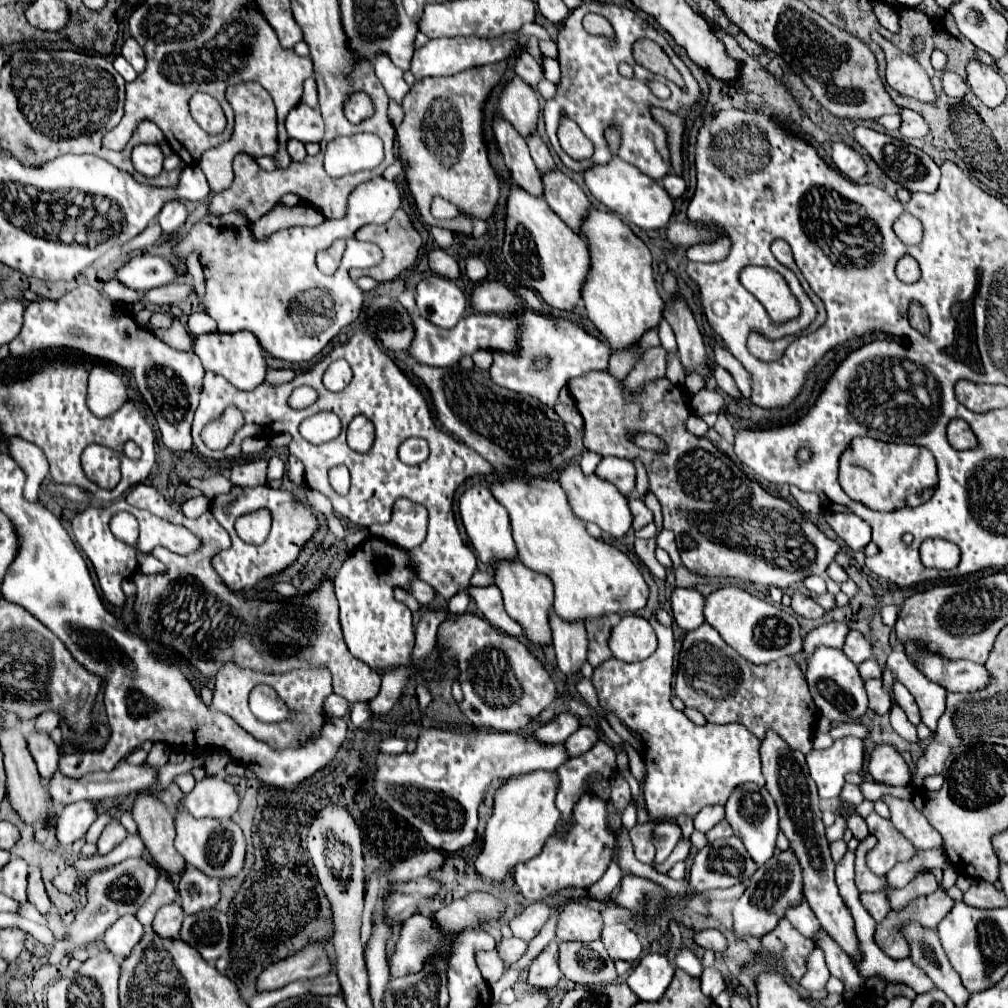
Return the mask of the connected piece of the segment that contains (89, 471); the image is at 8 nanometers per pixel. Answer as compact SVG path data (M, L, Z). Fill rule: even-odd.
M89 444L81 456L83 470L89 480L101 488L115 488L119 482L119 454L101 444Z

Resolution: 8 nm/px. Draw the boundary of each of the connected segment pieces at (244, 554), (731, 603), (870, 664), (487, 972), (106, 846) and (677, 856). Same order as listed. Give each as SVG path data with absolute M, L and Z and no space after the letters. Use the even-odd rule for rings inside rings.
M265 484L255 486L255 488L233 486L227 494L221 494L211 502L211 512L219 520L219 524L229 532L229 536L233 540L229 550L221 550L219 554L215 554L211 558L211 566L215 568L215 572L219 574L219 578L223 580L223 584L227 584L227 588L231 592L241 592L245 588L253 588L263 578L269 578L269 576L279 574L285 568L289 568L299 558L301 550L307 546L307 542L313 538L319 527L316 514L305 505L301 497L282 489L269 488ZM259 508L265 508L271 512L273 524L271 524L271 532L269 532L267 540L261 546L251 546L251 544L245 544L237 536L233 526L239 516L249 514Z
M723 586L705 598L705 622L709 622L721 638L753 664L765 664L781 656L795 656L801 650L797 620L783 612L781 606L765 602L737 586Z
M869 658L863 666L859 666L859 674L863 680L869 680L869 678L881 678L881 668L879 664L875 664L873 658Z
M477 952L477 966L488 985L497 982L503 974L503 962L495 952Z
M113 820L113 822L103 830L103 834L101 834L99 840L97 840L97 850L99 850L99 854L109 854L115 846L119 846L119 844L123 842L125 836L127 836L127 832L125 832L125 828L121 826L121 822Z
M681 834L681 838L679 838L675 850L671 852L671 856L667 858L667 862L661 864L661 866L655 866L655 868L657 868L659 872L669 872L669 868L671 868L677 860L685 860L685 858L689 856L689 852L691 852L691 842L689 842L689 838L685 838L685 836Z

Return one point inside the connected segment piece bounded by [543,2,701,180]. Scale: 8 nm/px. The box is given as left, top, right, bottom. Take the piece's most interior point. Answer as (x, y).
(592, 92)

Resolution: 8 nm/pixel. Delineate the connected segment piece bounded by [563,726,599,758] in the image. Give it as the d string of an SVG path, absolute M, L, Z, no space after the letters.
M581 726L577 732L573 732L567 740L565 740L565 752L567 756L575 758L583 752L587 752L587 748L591 748L591 744L595 744L595 740L599 740L599 734L595 730L591 730L589 726Z

